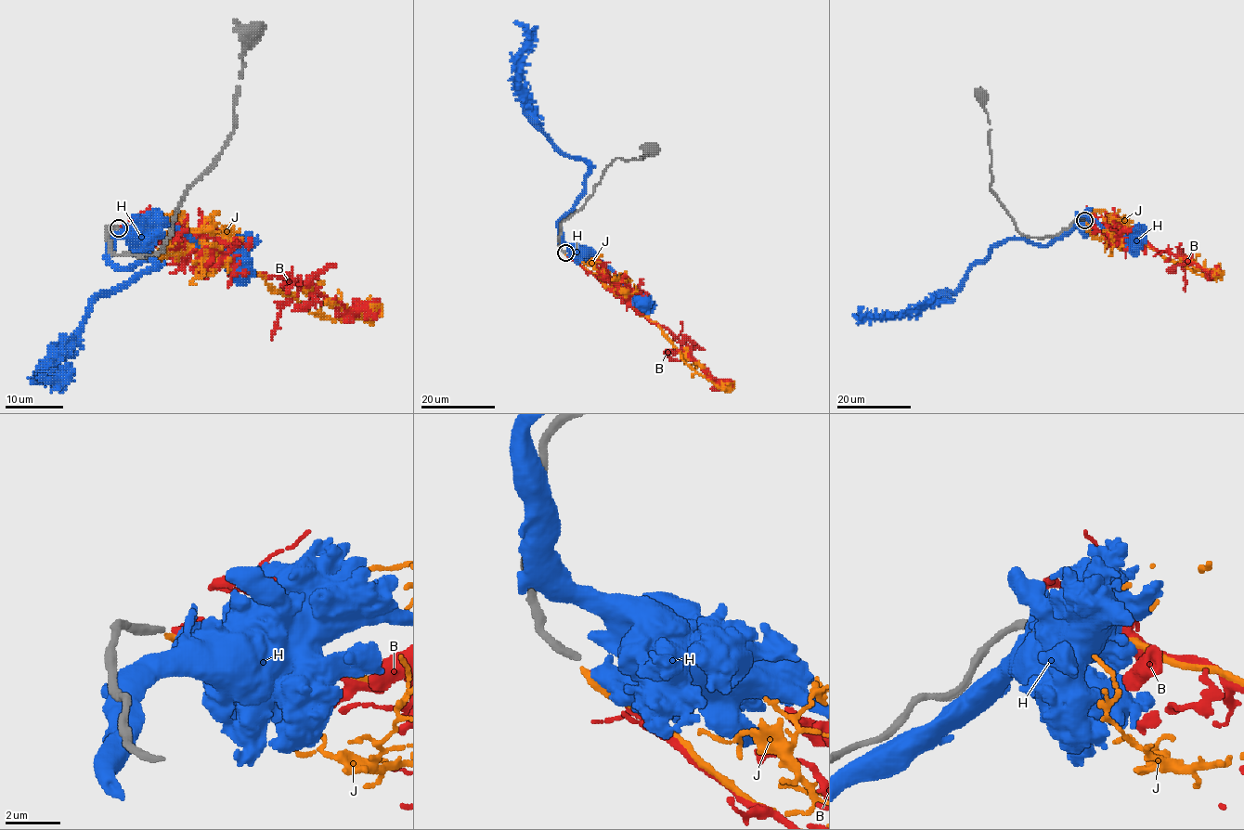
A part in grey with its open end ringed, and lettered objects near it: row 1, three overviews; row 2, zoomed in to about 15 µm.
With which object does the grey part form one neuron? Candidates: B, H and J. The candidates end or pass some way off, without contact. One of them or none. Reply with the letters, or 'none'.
B

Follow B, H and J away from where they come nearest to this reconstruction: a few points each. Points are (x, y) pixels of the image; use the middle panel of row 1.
B: (566, 254), (638, 312), (665, 327), (713, 377), (732, 384)
H: (567, 254), (559, 220), (581, 192), (588, 164), (563, 153), (531, 117), (519, 65), (526, 31), (515, 19)
J: (565, 253), (654, 322), (689, 366), (721, 388), (693, 361), (685, 360), (686, 365), (696, 368)

